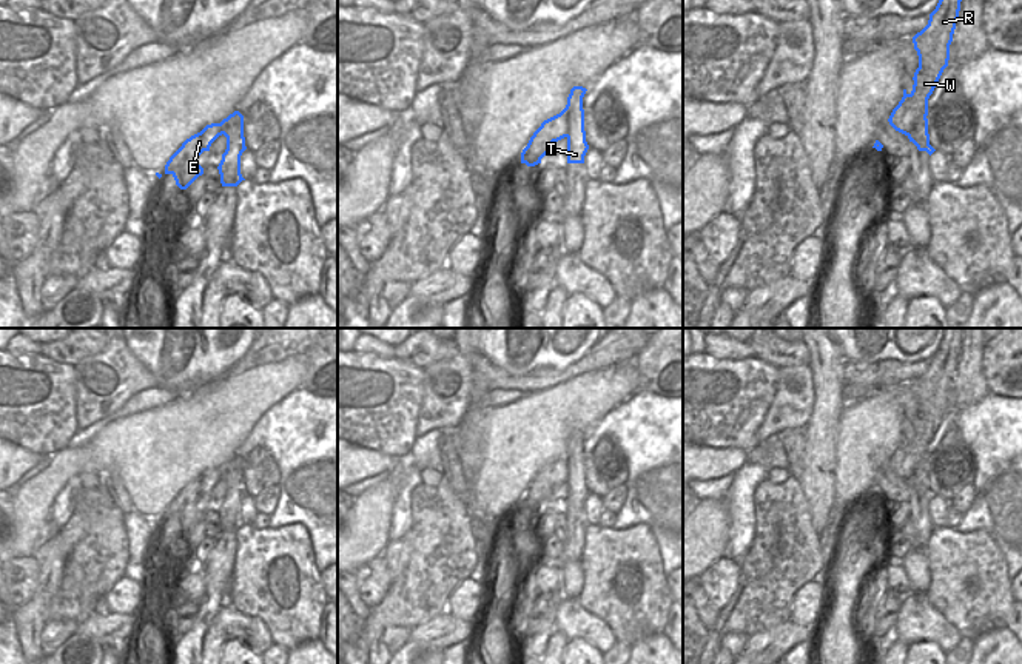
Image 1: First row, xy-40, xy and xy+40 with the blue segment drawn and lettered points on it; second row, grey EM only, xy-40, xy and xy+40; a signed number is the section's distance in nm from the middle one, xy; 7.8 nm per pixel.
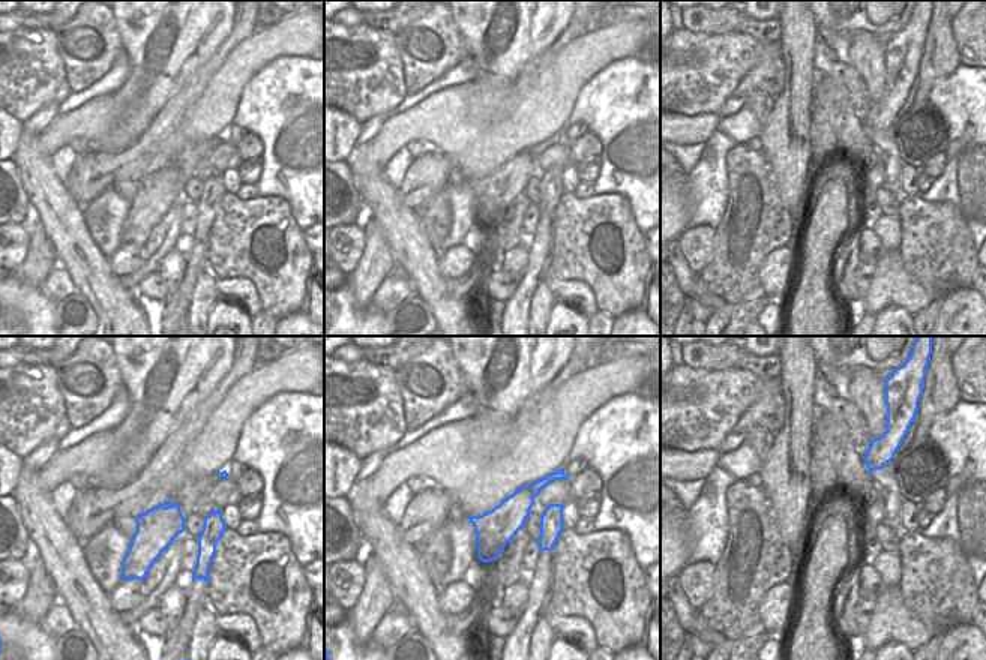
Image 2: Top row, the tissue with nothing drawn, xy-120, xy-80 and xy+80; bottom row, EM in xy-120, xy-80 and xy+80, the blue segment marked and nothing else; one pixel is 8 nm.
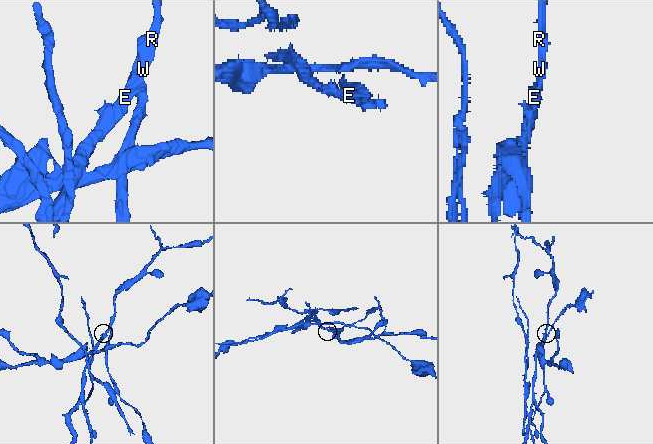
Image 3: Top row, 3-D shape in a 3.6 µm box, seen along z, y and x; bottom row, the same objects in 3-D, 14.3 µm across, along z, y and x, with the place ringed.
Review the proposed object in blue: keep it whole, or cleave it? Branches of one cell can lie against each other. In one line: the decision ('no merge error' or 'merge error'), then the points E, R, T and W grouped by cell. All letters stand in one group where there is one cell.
merge error; groups E R W / T

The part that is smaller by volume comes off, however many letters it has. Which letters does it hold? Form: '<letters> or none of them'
T

